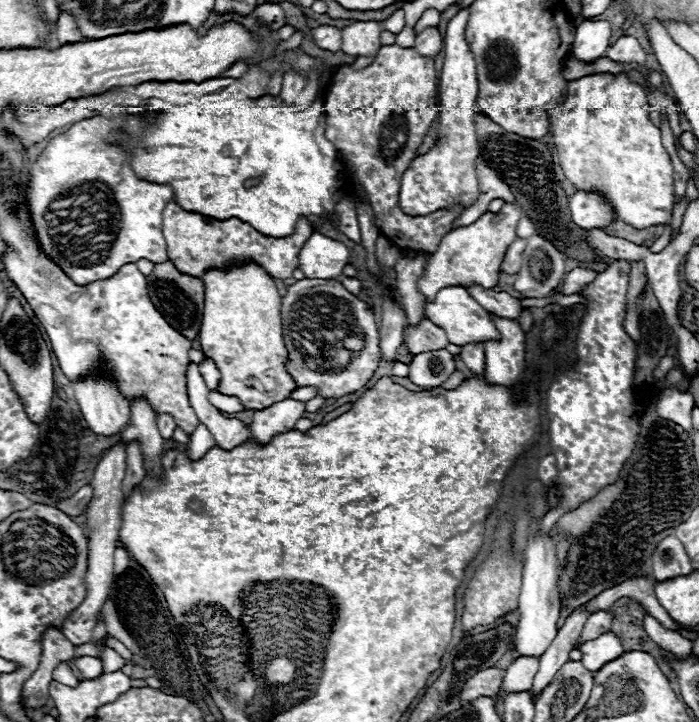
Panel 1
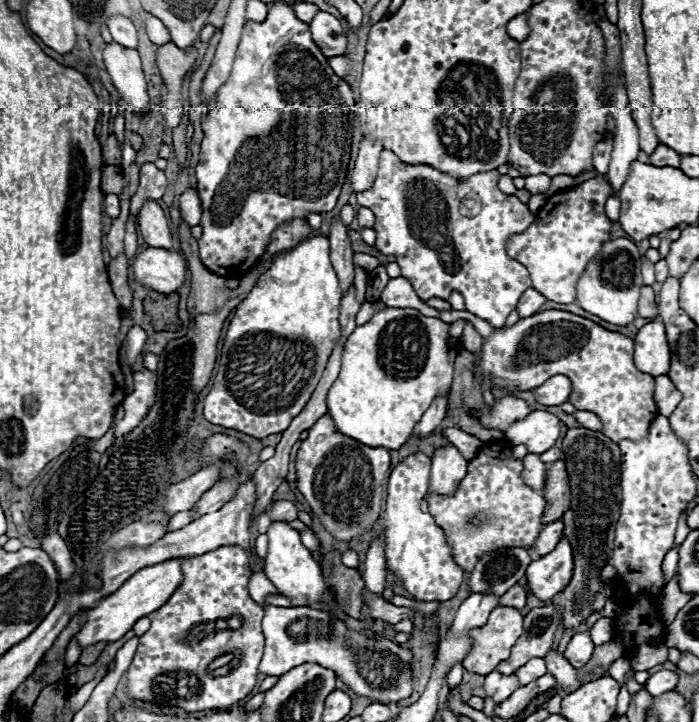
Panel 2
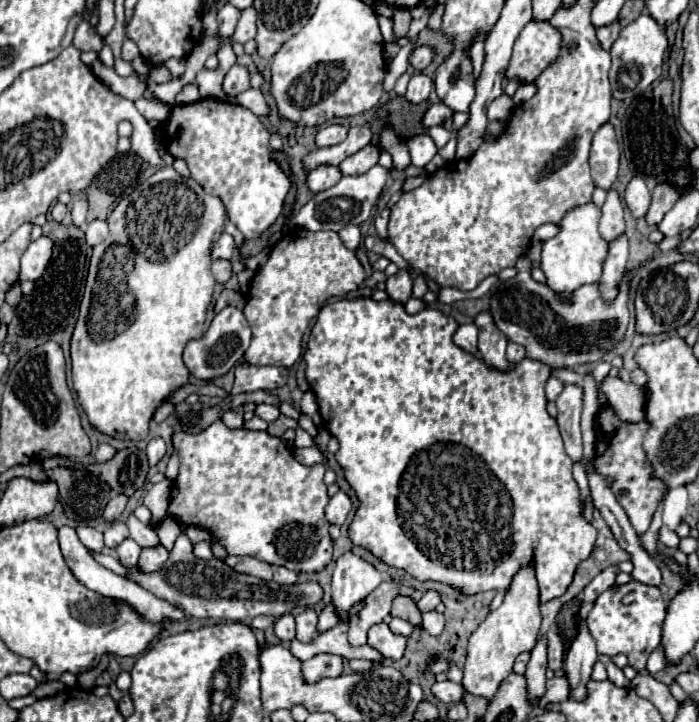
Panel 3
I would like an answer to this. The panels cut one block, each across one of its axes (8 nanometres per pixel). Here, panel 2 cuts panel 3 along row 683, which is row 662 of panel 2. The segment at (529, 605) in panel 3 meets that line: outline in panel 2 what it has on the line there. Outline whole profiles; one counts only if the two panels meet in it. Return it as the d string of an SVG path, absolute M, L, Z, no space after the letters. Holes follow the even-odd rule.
M494 608L484 626L470 630L472 648L462 660L464 668L472 674L488 676L500 662L510 656L510 648L516 644L522 632L522 616L516 608Z

